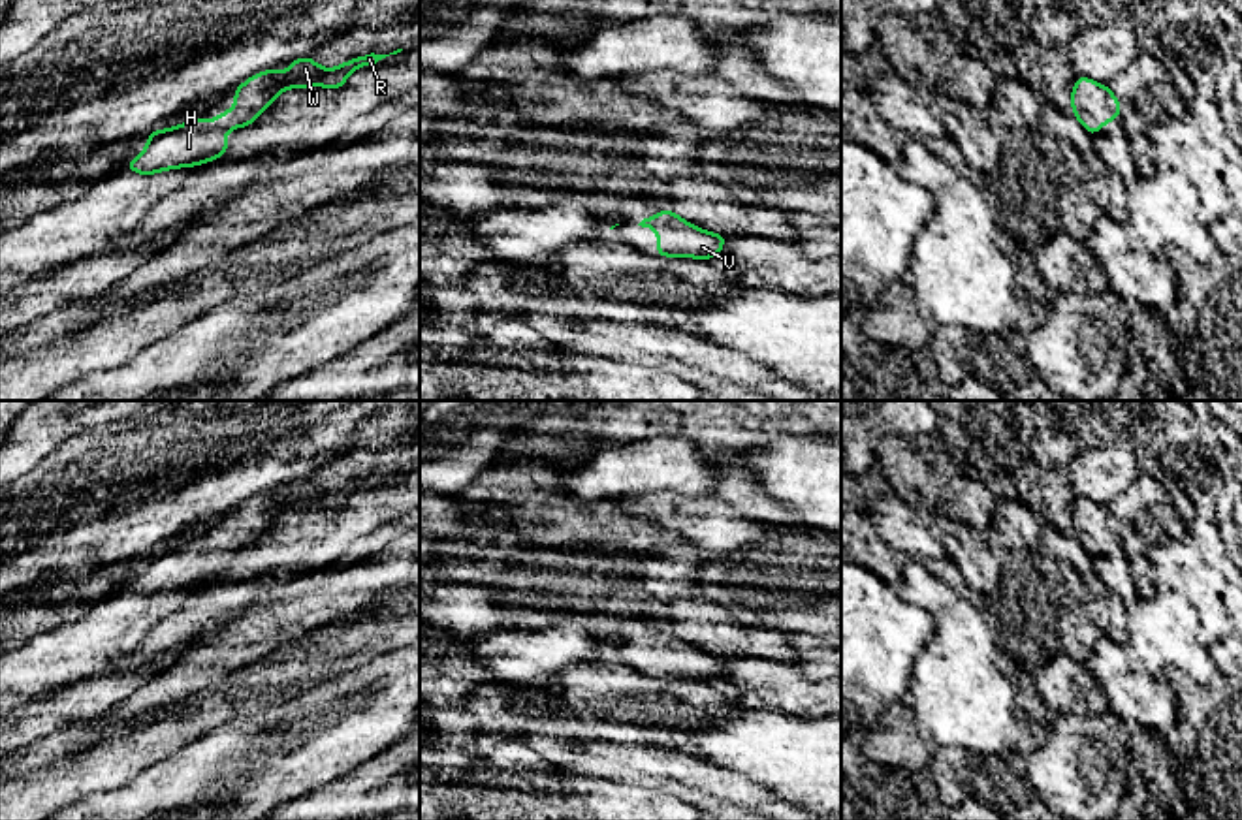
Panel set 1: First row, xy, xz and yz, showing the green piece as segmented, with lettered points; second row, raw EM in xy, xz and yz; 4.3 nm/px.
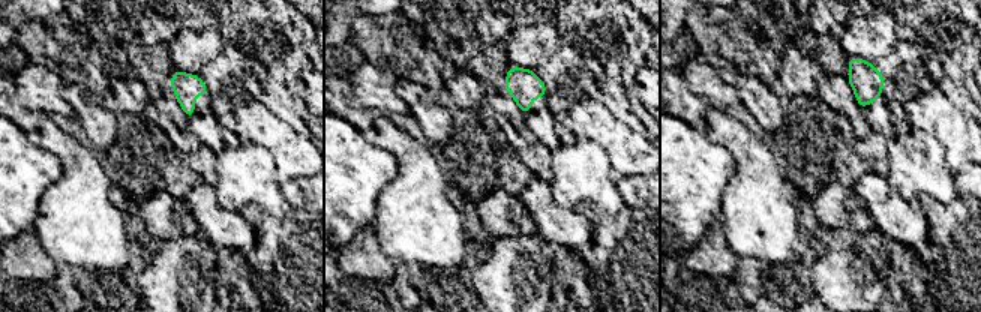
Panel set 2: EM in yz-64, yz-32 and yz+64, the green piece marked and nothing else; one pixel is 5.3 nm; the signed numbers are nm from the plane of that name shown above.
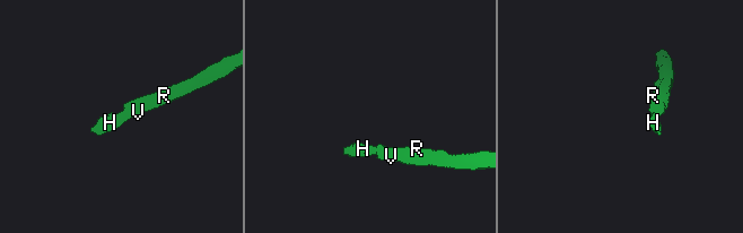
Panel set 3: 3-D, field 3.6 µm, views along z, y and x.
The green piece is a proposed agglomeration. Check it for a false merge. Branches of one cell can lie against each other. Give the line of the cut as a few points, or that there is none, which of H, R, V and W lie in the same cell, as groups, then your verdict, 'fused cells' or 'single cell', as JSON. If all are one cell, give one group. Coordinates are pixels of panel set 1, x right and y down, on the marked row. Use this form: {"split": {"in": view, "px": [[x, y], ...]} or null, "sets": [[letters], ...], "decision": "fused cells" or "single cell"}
{"split": null, "sets": [["H", "R", "V", "W"]], "decision": "single cell"}

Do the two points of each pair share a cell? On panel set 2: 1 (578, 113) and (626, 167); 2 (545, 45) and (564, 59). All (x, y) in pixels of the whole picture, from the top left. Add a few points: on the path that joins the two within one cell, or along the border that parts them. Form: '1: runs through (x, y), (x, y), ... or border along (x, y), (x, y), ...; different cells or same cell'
1: runs through (593, 120), (624, 152); same cell
2: border along (561, 39), (557, 50), (534, 71); different cells

